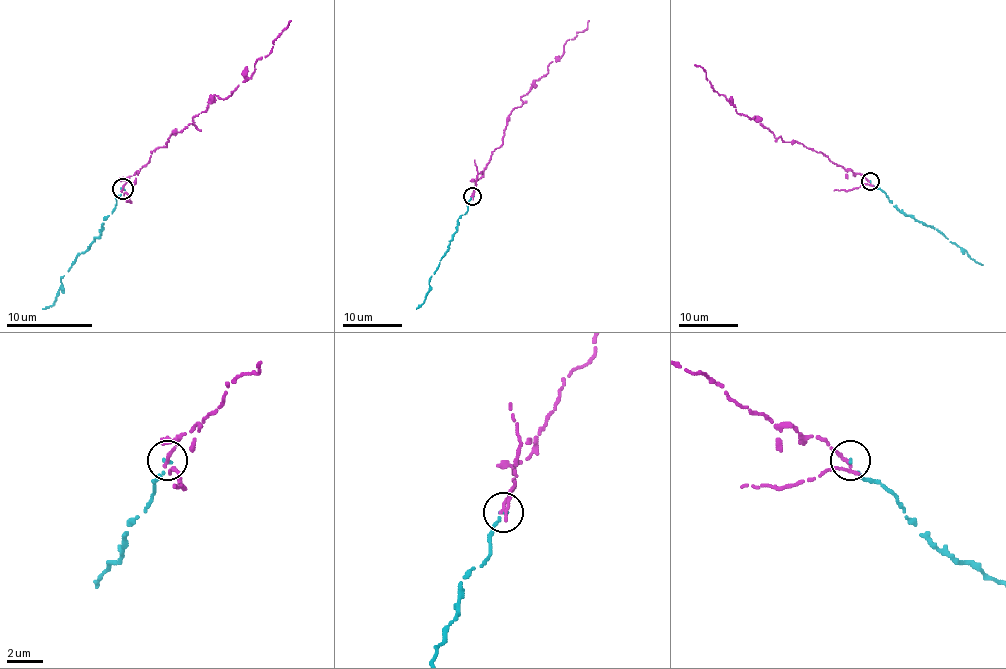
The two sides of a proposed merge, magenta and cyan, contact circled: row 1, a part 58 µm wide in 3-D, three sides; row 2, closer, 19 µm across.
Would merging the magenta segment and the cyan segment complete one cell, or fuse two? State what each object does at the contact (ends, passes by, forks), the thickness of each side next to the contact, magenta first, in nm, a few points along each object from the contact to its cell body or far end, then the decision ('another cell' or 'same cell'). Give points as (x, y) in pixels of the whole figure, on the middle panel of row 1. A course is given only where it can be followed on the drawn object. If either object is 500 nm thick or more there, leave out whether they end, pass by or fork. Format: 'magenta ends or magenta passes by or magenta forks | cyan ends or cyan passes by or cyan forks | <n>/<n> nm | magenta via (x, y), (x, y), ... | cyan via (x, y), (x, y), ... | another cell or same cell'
magenta passes by | cyan ends | 170/190 nm | magenta via (472, 195), (492, 152), (503, 143), (507, 116), (564, 54), (564, 43), (589, 21) | cyan via (472, 197), (466, 213), (458, 219), (448, 250), (431, 275), (424, 302), (417, 308) | same cell

